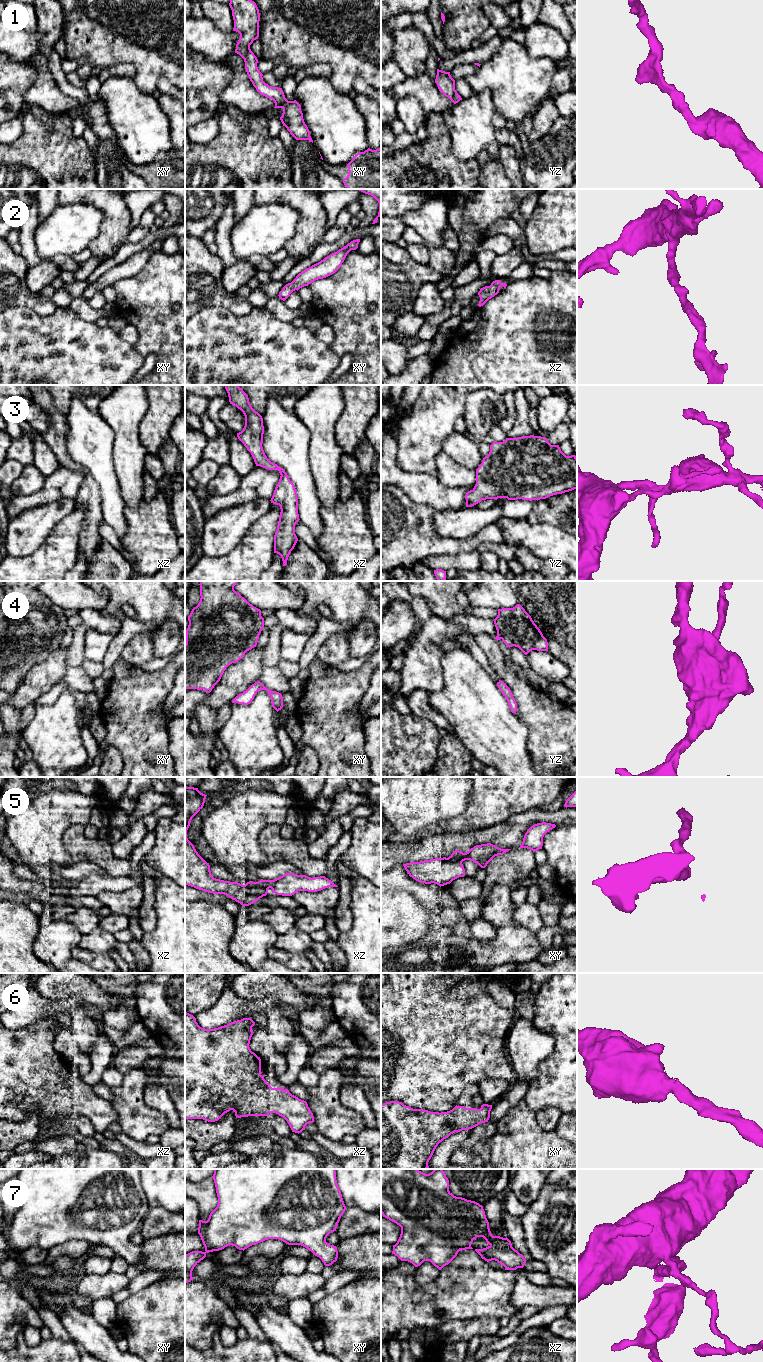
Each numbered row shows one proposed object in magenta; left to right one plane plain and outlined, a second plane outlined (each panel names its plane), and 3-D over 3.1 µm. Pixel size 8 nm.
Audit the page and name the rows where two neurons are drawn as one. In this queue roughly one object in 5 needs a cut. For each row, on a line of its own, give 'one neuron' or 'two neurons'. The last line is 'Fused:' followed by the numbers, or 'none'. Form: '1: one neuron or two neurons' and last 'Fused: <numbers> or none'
1: one neuron
2: one neuron
3: one neuron
4: one neuron
5: two neurons
6: one neuron
7: one neuron
Fused: 5

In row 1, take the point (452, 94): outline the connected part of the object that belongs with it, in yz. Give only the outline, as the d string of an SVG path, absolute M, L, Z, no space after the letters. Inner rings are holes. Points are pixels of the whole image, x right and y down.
M437 69L435 83L439 91L448 97L454 104L462 100L461 96L455 90L455 80L451 77L450 72Z

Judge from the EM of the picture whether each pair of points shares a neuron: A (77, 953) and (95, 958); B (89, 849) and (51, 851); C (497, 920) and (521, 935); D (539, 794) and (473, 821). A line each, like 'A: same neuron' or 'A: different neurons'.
A: same neuron
B: different neurons
C: different neurons
D: same neuron

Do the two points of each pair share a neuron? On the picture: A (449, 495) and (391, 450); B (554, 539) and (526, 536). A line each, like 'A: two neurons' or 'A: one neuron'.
A: one neuron
B: one neuron

